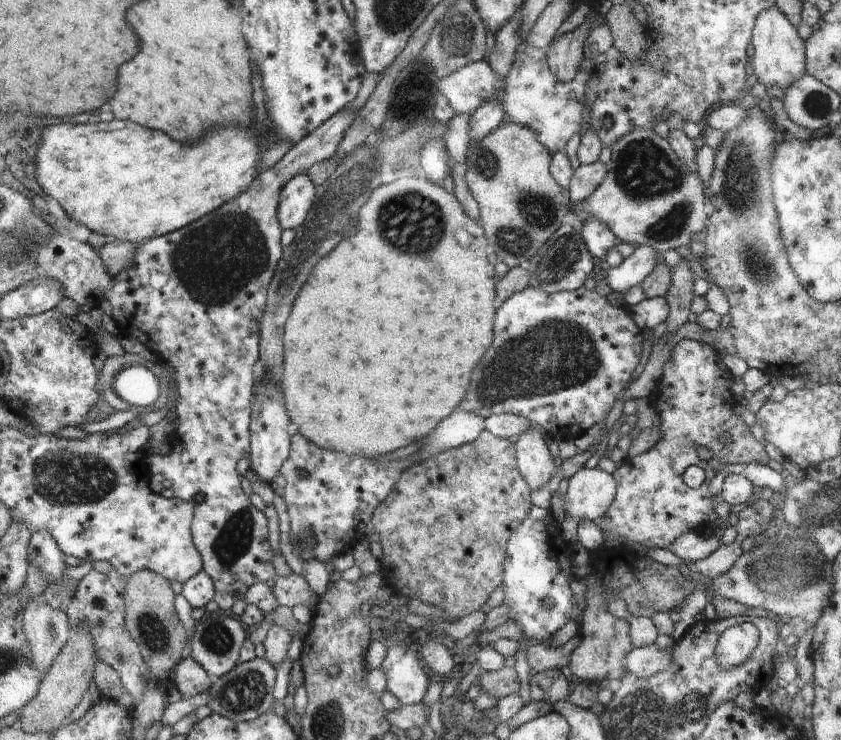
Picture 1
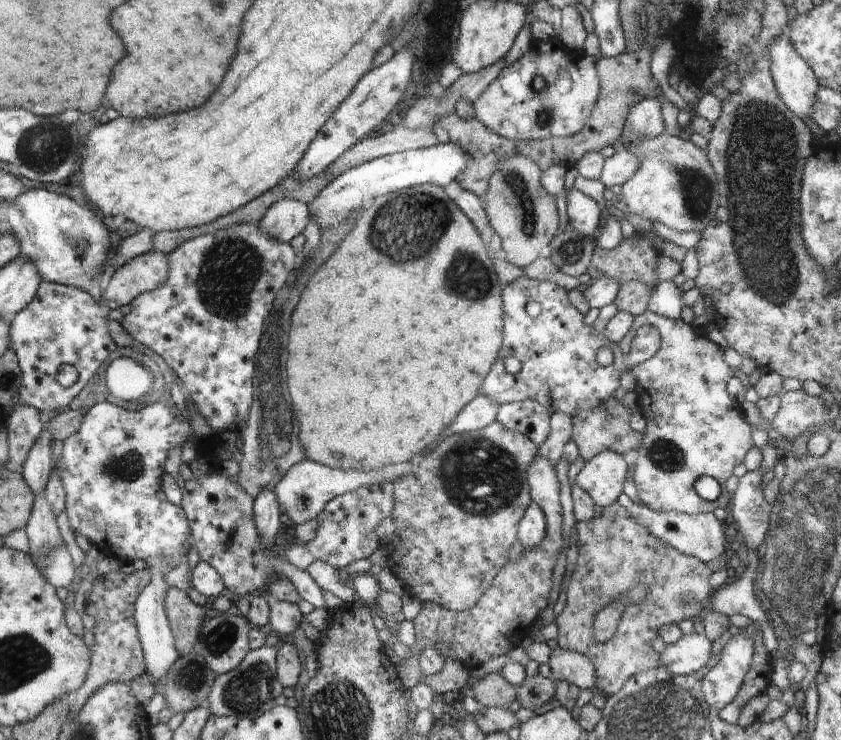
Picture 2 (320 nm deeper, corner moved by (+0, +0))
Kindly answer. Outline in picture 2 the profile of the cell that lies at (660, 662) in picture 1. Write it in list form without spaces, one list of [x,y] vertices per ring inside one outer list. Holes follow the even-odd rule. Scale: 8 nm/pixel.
[[[682,635],[672,645],[665,645],[659,655],[660,664],[672,674],[687,675],[700,670],[710,658],[711,642],[706,635]]]

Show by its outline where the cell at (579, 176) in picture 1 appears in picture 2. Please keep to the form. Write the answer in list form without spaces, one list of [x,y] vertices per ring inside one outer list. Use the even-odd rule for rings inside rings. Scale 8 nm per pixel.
[[[617,149],[616,153],[605,159],[601,170],[600,182],[605,188],[622,185],[632,180],[635,172],[641,167],[641,160],[628,149]]]

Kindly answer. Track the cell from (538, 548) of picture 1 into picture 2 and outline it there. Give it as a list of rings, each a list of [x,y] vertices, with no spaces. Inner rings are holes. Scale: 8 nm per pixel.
[[[537,502],[528,505],[522,520],[518,523],[517,540],[524,549],[534,548],[545,539],[547,522]]]

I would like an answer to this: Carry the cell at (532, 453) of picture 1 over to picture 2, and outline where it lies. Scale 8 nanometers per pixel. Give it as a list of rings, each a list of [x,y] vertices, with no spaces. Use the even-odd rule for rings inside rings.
[[[538,456],[527,472],[534,502],[545,513],[545,539],[534,548],[523,549],[517,558],[511,557],[494,576],[480,602],[469,611],[451,611],[442,605],[424,601],[421,611],[413,619],[416,641],[434,647],[444,660],[453,658],[471,672],[490,658],[506,655],[508,650],[514,649],[514,646],[518,646],[528,636],[532,622],[548,604],[552,592],[552,570],[564,548],[562,524],[565,521],[560,499],[561,481],[556,478],[556,473],[551,461]]]

